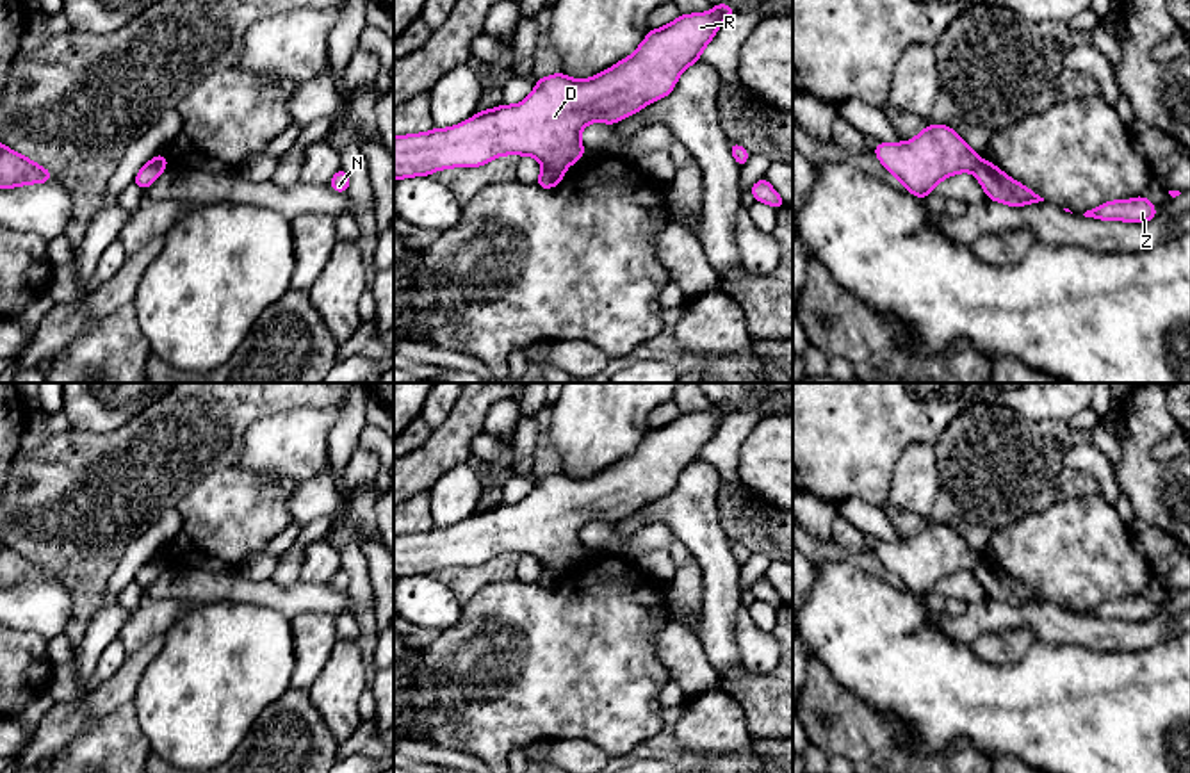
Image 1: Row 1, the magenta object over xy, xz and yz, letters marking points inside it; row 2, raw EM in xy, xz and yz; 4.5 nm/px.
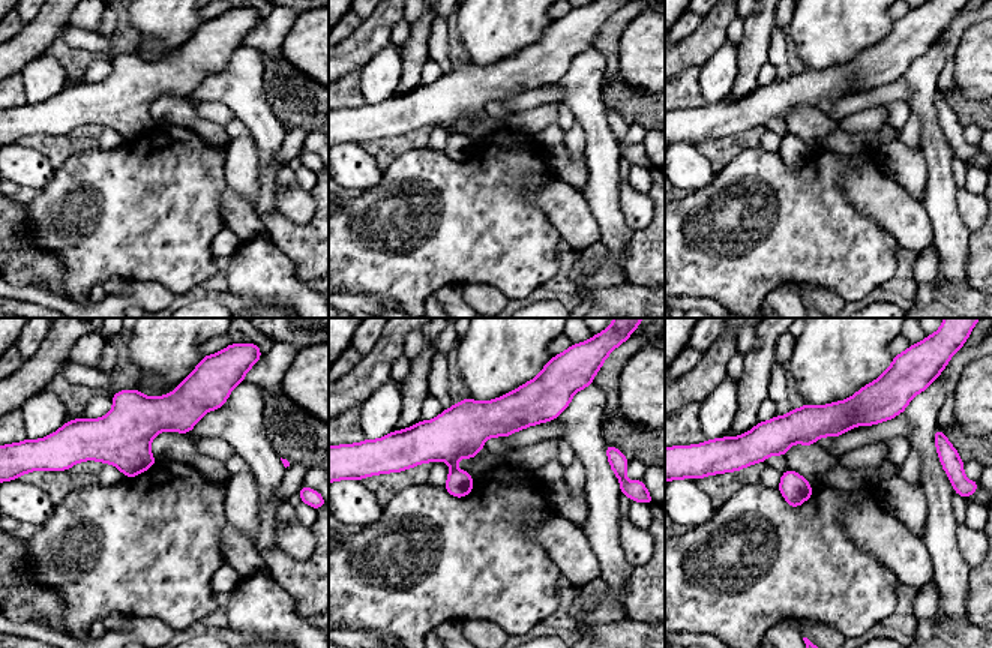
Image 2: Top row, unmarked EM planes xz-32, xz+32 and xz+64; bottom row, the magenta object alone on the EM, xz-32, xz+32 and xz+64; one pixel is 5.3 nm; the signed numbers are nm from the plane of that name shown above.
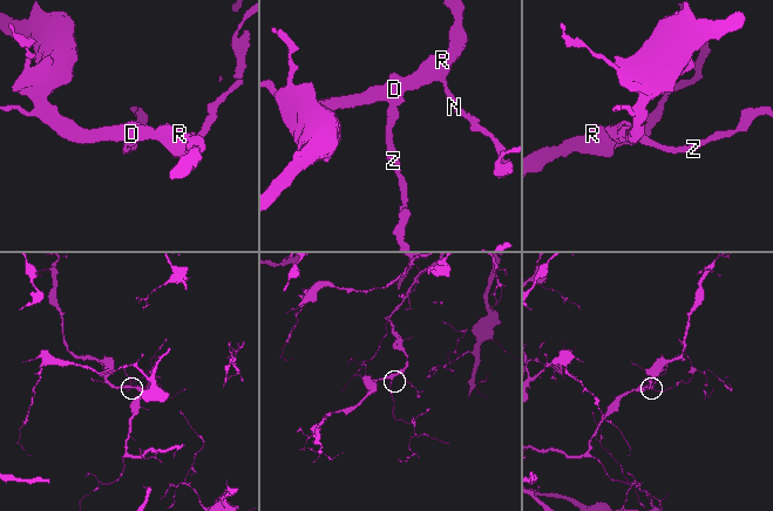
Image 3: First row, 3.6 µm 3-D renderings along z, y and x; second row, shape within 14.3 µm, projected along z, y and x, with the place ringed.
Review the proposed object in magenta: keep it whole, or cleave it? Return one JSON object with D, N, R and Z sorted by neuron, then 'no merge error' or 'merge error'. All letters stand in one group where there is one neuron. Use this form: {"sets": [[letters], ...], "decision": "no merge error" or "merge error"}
{"sets": [["D", "N", "R"], ["Z"]], "decision": "merge error"}

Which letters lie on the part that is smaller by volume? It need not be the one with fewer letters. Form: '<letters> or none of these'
Z

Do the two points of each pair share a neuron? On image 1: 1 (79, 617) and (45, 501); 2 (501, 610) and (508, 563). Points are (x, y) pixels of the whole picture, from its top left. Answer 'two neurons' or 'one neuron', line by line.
1: one neuron
2: two neurons

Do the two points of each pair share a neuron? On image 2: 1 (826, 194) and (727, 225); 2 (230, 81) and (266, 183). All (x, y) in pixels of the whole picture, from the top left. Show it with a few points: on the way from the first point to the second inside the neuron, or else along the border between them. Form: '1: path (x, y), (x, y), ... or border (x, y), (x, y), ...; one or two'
1: path (802, 218), (794, 225), (751, 225); one
2: path (251, 107), (267, 132), (267, 158); one

